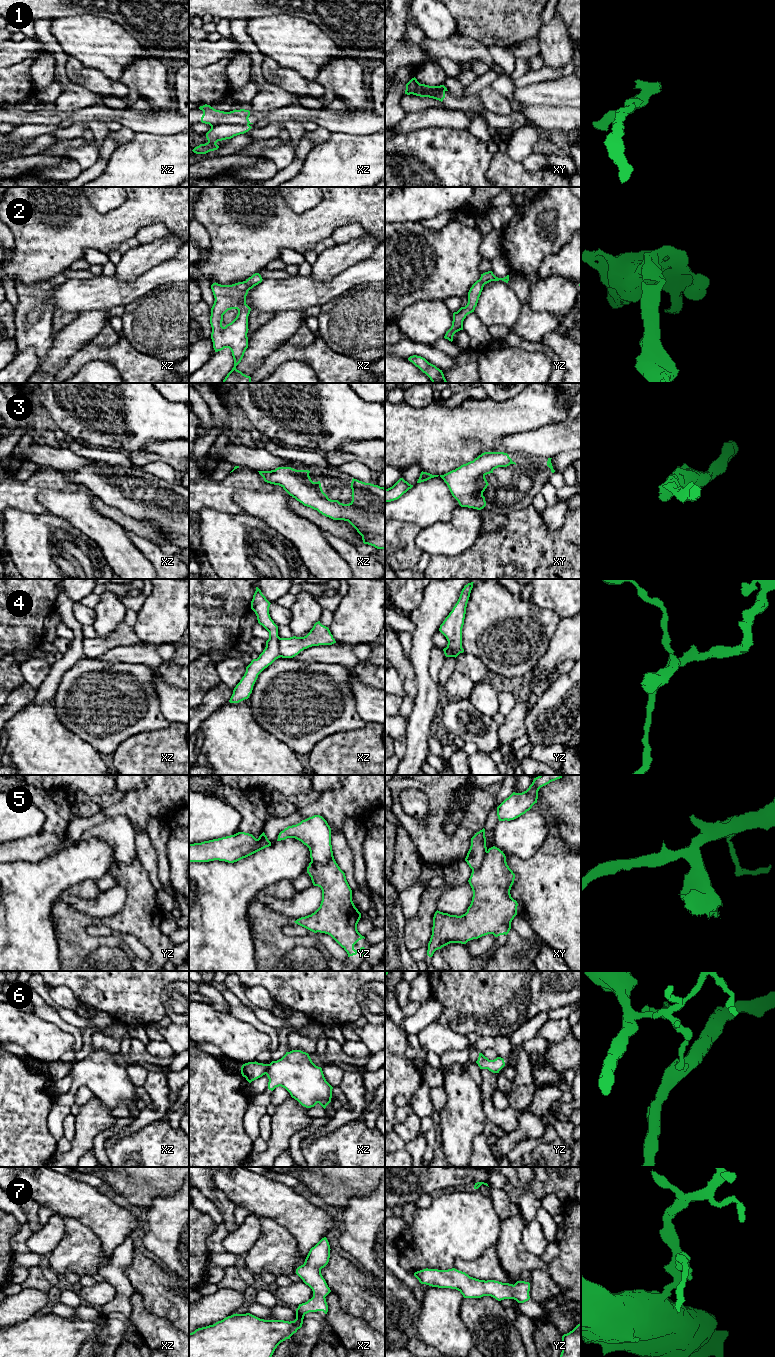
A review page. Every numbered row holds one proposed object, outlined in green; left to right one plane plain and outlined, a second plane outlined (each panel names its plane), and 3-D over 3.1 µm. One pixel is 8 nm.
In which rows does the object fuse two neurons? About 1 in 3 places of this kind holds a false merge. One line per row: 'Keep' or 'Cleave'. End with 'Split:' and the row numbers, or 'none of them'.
1: Cleave
2: Keep
3: Keep
4: Cleave
5: Cleave
6: Cleave
7: Keep
Split: 1, 4, 5, 6

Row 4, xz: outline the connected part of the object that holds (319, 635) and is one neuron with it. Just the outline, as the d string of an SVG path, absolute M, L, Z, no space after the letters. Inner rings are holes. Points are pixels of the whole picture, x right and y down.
M316 622L310 632L304 637L280 638L279 654L282 658L293 658L304 649L319 645L336 643L328 627Z

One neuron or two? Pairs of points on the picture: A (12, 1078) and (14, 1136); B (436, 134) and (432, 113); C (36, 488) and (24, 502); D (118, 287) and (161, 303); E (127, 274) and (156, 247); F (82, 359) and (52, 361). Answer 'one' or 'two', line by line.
A: one
B: two
C: one
D: two
E: one
F: two

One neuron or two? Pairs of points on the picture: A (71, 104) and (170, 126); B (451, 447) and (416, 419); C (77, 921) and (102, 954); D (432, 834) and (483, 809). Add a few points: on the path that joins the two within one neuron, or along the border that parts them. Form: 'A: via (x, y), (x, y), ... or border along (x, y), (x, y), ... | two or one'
A: border along (93, 104), (63, 112) | two
B: via (442, 445), (425, 428) | one
C: border along (121, 948), (99, 946), (83, 960) | two
D: via (445, 839), (454, 839), (471, 822) | one

